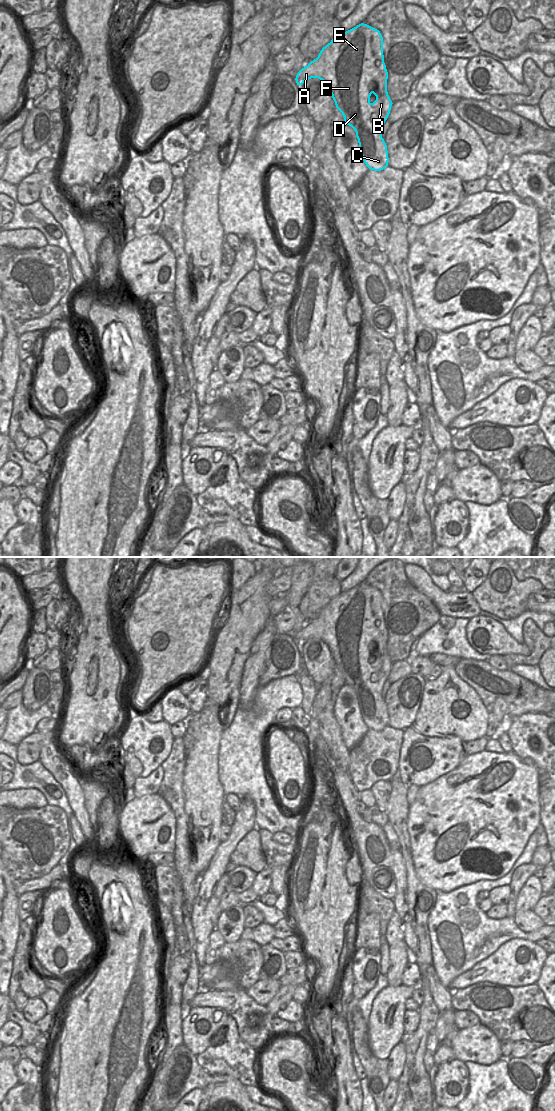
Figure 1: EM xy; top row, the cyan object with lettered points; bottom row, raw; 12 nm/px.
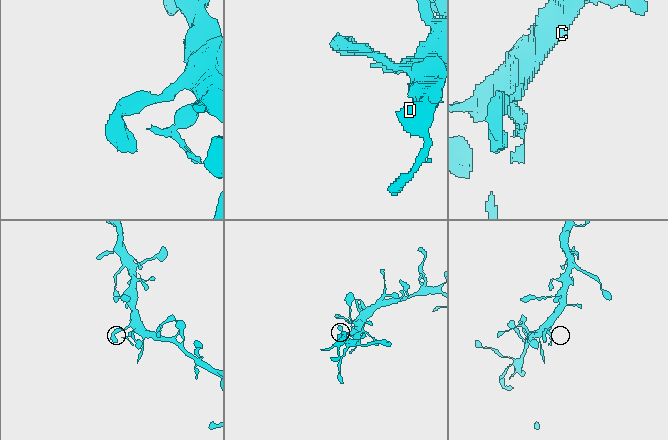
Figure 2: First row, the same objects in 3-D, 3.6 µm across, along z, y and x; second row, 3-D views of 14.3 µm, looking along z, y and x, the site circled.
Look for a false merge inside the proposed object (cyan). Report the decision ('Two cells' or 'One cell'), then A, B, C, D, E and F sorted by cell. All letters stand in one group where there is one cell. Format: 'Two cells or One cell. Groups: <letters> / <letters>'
One cell. Groups: A B C D E F.

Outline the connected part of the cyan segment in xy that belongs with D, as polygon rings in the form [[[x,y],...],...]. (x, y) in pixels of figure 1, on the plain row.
[[[361,583],[341,592],[322,608],[316,619],[297,633],[295,640],[297,645],[302,645],[311,638],[318,638],[329,647],[345,684],[356,692],[360,714],[366,726],[374,731],[385,729],[389,718],[387,705],[382,698],[382,688],[393,663],[387,652],[388,632],[384,623],[383,597],[380,591]]]

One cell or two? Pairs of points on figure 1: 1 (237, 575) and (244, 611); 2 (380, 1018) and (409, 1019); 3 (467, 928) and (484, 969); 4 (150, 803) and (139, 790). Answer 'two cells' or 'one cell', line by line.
1: two cells
2: two cells
3: two cells
4: two cells

